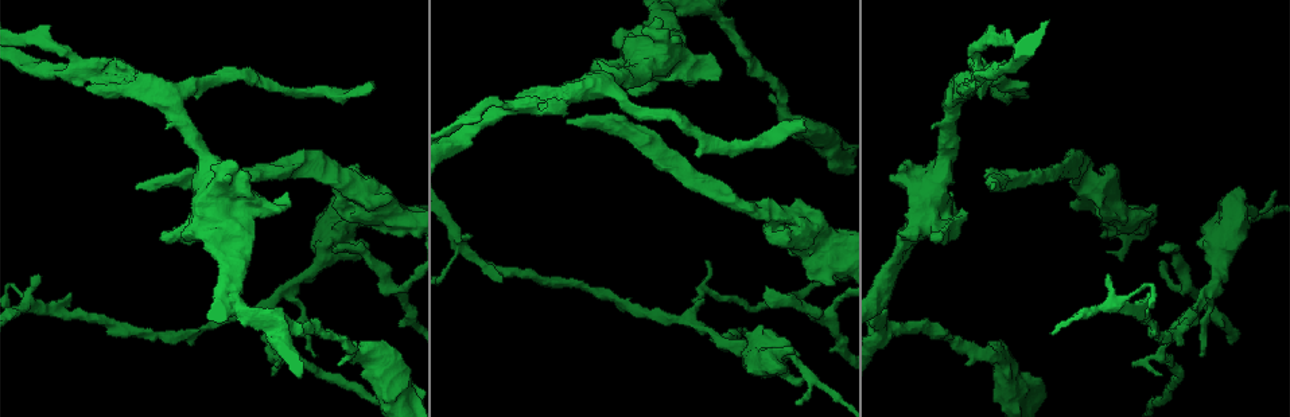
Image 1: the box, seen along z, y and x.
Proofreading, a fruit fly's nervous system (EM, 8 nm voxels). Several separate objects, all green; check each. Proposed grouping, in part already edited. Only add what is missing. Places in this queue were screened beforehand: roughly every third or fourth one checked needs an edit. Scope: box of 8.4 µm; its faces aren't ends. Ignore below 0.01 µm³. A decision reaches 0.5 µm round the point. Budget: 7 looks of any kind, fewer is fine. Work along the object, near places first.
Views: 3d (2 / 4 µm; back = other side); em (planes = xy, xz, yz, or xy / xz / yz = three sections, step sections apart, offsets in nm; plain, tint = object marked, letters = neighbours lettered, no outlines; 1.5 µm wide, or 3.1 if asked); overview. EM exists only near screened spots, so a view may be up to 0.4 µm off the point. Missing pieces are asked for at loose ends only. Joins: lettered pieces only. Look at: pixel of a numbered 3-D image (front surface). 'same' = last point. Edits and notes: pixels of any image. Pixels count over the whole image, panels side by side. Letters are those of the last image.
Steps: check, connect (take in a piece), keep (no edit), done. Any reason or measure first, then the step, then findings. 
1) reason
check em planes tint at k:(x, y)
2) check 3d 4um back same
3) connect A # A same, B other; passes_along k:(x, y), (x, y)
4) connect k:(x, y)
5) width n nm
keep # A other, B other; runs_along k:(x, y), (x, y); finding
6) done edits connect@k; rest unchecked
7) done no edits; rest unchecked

free end
check em planes letters at 1:(804, 127)

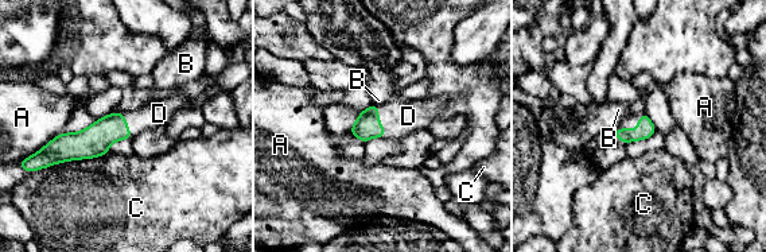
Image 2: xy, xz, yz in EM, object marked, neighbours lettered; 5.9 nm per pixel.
width 110 nm
connect D # A other, B other, C other, D same; it goes on there

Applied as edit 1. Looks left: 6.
free end
check 3d 2um at 1:(288, 207)

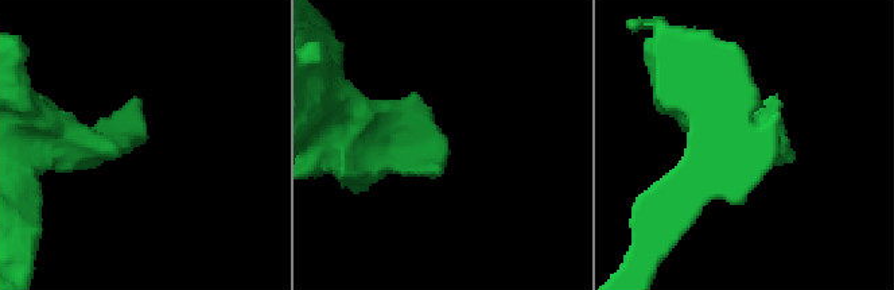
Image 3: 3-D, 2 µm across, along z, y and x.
check em xy step 4 letters at 3:(131, 138)

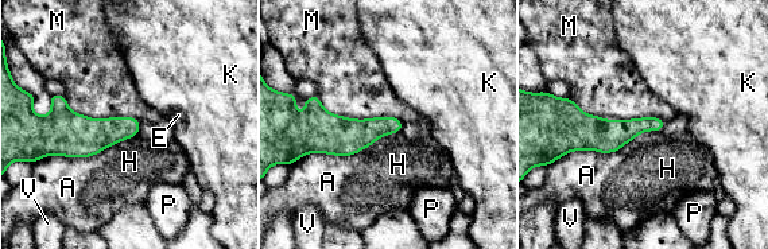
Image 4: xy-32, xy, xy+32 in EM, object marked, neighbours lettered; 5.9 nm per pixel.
cut it another way
check em planes letters same

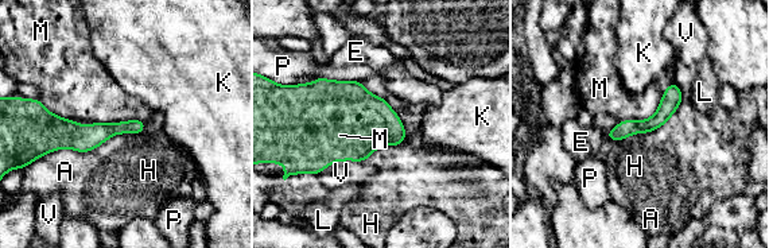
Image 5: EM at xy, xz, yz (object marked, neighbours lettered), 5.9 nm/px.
keep # A other, E other, H other, K other, L other, M other, P other, V other; border 5:(39, 99), (81, 124), (144, 123); none of them fits

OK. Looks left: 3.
see it whole again
check overview

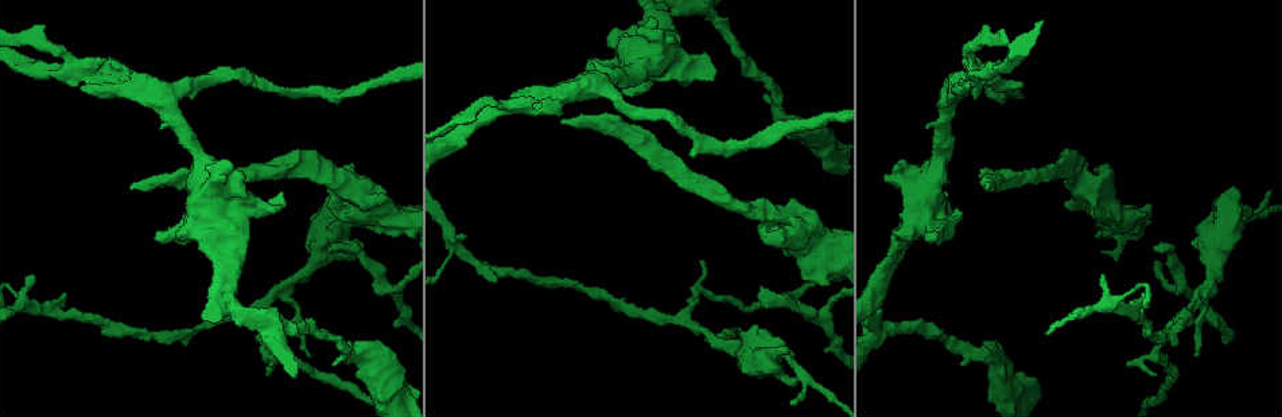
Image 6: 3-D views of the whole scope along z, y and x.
free end
check 3d 4um at 6:(129, 186)

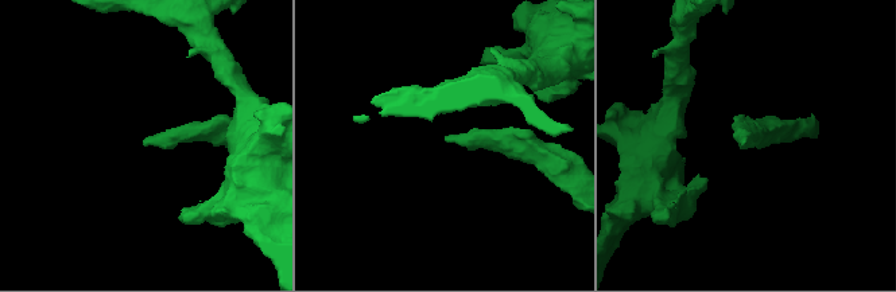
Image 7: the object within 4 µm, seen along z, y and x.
check em planes letters at 7:(445, 138)

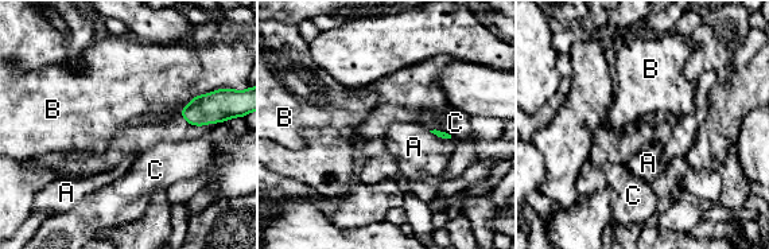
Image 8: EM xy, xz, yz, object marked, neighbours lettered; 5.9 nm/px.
keep # A other, B other, C other; border 8:(428, 131), (442, 137), (451, 137); no lettered piece goes on from it

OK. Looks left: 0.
done edits connect@2; rest unchecked

